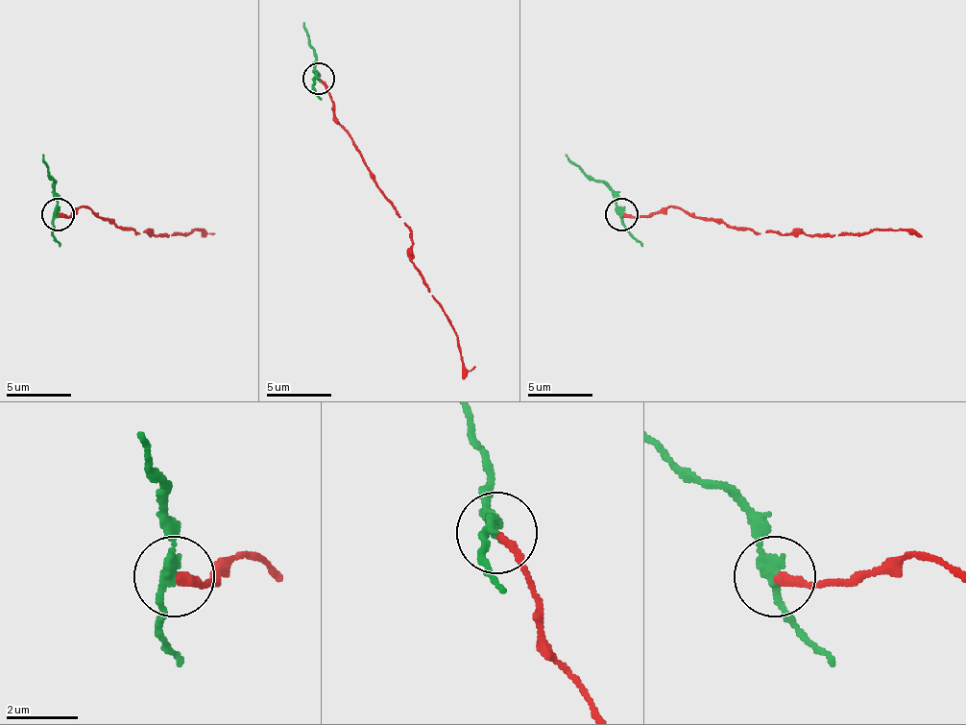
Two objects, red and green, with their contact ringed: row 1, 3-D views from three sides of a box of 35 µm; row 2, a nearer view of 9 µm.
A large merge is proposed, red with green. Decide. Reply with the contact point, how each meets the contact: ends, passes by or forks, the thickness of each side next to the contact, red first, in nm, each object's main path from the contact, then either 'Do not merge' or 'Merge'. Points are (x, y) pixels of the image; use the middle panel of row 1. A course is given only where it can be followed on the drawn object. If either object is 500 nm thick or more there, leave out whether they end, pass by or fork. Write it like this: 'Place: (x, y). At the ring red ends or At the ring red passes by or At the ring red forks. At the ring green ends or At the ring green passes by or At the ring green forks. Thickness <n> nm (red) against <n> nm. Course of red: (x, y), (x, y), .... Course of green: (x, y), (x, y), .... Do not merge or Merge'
Place: (318, 78). At the ring red ends. At the ring green passes by. Thickness 240 nm (red) against 260 nm. Course of red: (319, 79), (377, 189), (410, 230), (416, 270), (458, 338), (465, 379). Course of green: (319, 79), (316, 57), (302, 21). Do not merge

